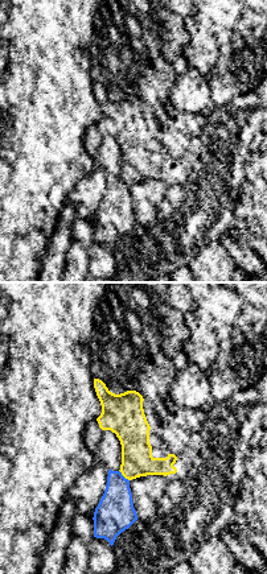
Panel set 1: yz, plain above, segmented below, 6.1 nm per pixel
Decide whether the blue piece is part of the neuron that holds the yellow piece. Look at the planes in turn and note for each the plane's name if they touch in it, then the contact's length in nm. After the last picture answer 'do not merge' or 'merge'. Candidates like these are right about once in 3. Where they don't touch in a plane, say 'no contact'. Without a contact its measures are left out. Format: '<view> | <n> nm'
yz | 90 nm

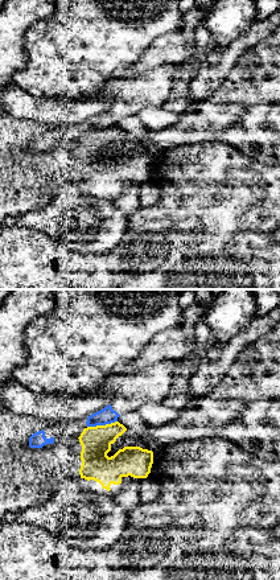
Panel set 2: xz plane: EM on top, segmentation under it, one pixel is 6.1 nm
xz | 190 nm

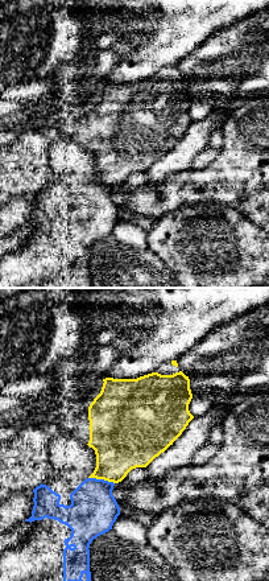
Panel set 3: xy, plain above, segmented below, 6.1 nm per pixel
xy | 170 nm

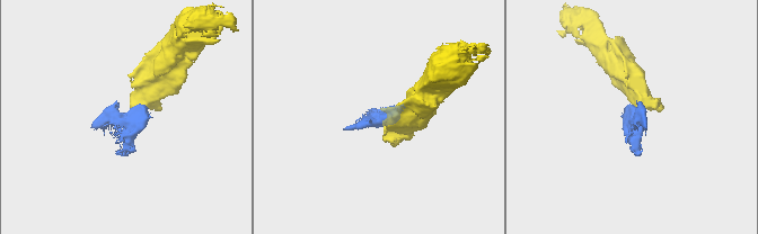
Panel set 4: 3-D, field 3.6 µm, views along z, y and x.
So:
do not merge

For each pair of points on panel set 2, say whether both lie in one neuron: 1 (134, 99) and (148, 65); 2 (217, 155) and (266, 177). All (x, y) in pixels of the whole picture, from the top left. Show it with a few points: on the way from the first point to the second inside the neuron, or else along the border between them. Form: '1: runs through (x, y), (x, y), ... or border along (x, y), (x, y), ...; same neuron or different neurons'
1: border along (174, 64), (157, 66), (139, 74); different neurons
2: runs through (229, 167), (239, 177), (254, 177); same neuron

